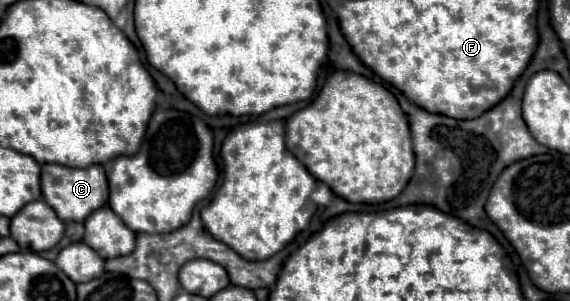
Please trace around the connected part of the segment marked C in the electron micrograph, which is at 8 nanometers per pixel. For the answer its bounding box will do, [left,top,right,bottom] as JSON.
[41,163,109,221]

